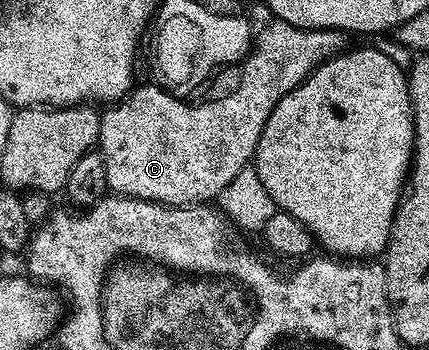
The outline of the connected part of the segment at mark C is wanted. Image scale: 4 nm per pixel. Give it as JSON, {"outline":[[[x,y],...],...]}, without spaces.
{"outline":[[[277,18],[271,21],[259,32],[257,29],[252,40],[253,51],[240,68],[242,85],[235,92],[207,104],[186,104],[190,102],[173,96],[157,83],[139,83],[133,91],[101,113],[102,125],[96,148],[104,158],[106,186],[111,193],[168,204],[172,208],[205,204],[217,198],[232,178],[253,161],[264,122],[268,122],[280,98],[300,86],[300,82],[308,79],[318,65],[339,55],[347,47],[348,40],[347,33],[339,32],[337,28],[297,28]]]}

